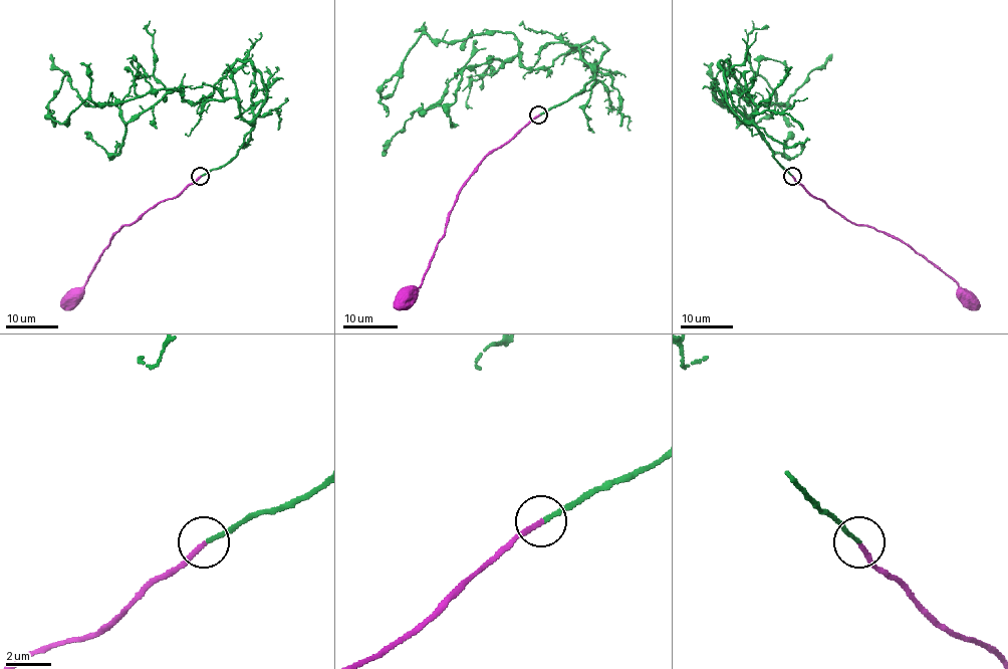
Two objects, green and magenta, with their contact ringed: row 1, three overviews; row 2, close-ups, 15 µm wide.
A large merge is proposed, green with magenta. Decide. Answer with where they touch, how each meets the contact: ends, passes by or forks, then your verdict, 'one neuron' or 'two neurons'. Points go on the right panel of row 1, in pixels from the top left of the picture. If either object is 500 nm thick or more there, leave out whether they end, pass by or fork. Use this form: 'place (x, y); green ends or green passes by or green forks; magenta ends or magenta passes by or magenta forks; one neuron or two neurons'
place (792, 176); green ends; magenta ends; one neuron

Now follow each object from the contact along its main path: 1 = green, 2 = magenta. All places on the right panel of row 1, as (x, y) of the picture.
1: (793, 176), (727, 102), (731, 70), (748, 102), (714, 100), (752, 123), (770, 114), (776, 93), (754, 70)
2: (793, 176), (813, 198), (851, 223), (902, 239), (954, 280), (958, 292), (966, 299)

